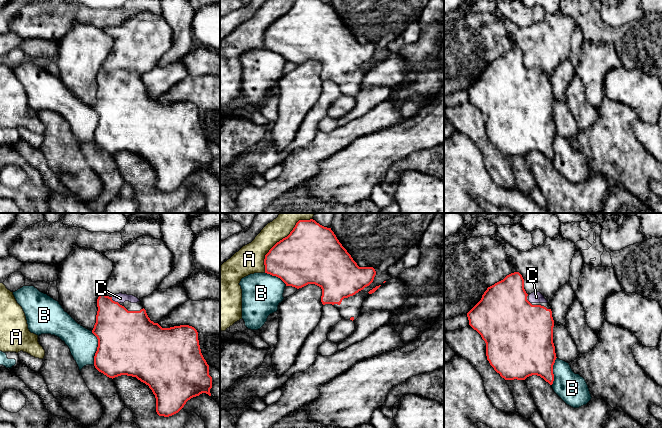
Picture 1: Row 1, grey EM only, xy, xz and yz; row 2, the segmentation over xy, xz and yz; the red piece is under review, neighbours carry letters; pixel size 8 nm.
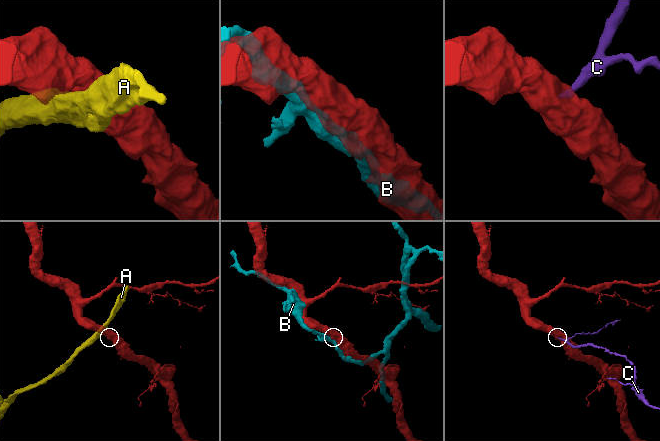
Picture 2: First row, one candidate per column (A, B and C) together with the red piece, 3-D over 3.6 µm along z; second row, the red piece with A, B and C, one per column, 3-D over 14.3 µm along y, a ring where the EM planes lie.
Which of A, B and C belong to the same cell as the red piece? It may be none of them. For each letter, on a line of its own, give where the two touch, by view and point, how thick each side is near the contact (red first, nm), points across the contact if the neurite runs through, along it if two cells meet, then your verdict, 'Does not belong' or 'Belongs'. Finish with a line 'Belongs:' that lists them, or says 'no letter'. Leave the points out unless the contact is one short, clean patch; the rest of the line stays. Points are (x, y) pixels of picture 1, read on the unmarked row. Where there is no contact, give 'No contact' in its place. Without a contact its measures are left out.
A: Touches red at xz (272, 23). Thickness 420 nm (red) against 220 nm. Does not belong
B: Touches red at xy (97, 124). Thickness 480 nm (red) against 220 nm. Does not belong
C: Touches red at xy (114, 77). Thickness 360 nm (red) against 80 nm. Path across: xy (119, 107), (114, 99), (114, 77), (120, 74). Belongs
Belongs: C

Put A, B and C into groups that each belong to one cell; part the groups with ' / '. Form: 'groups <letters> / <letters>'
groups A / B / C

